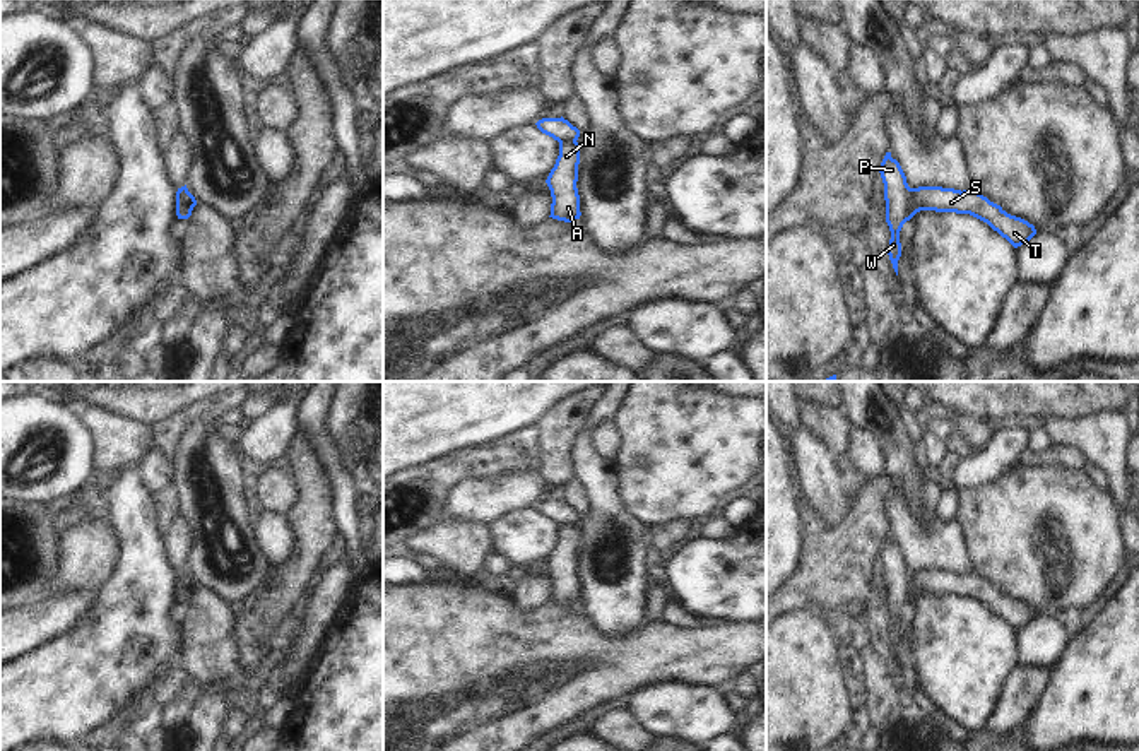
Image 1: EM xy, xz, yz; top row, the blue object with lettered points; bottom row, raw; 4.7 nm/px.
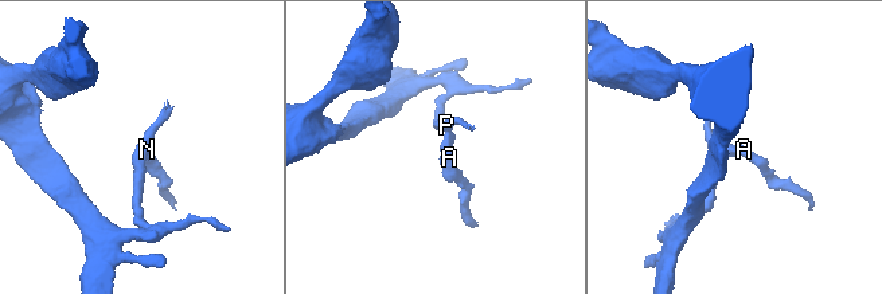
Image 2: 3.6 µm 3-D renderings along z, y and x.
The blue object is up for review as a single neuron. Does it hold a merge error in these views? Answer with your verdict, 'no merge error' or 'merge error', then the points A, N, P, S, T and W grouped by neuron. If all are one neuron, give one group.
merge error; A N S T / P W

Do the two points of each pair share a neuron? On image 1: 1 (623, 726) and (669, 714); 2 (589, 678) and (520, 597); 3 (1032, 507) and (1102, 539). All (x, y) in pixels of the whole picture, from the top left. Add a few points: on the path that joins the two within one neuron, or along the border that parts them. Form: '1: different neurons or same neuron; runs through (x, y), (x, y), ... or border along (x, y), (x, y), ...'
1: different neurons; border along (626, 709), (652, 733)
2: different neurons; border along (510, 597), (519, 609), (534, 609), (548, 599)
3: same neuron; runs through (1049, 505), (1061, 512), (1085, 536)

